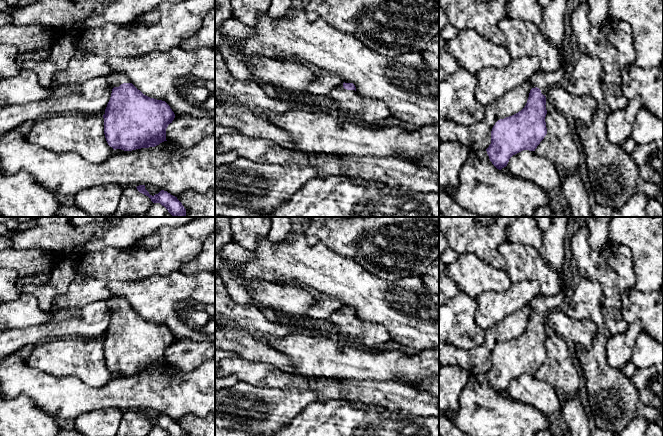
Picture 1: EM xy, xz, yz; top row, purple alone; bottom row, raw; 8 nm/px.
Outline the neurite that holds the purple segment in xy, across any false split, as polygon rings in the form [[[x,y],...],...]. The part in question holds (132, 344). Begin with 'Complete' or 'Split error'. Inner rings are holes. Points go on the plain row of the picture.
Split error. [[[111,297],[107,304],[113,312],[103,339],[108,369],[132,375],[167,365],[166,353],[175,342],[170,330],[144,319],[124,299]]]

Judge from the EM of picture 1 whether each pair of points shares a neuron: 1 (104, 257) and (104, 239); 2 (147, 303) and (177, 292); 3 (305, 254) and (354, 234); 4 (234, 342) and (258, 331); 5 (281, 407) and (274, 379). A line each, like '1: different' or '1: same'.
1: different
2: same
3: different
4: different
5: different

